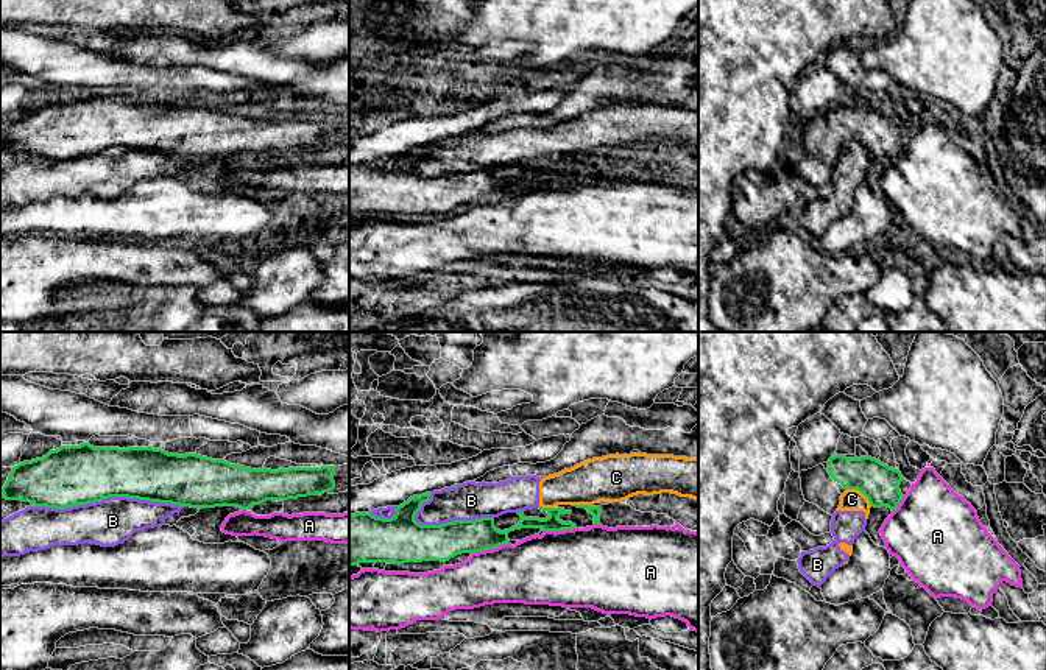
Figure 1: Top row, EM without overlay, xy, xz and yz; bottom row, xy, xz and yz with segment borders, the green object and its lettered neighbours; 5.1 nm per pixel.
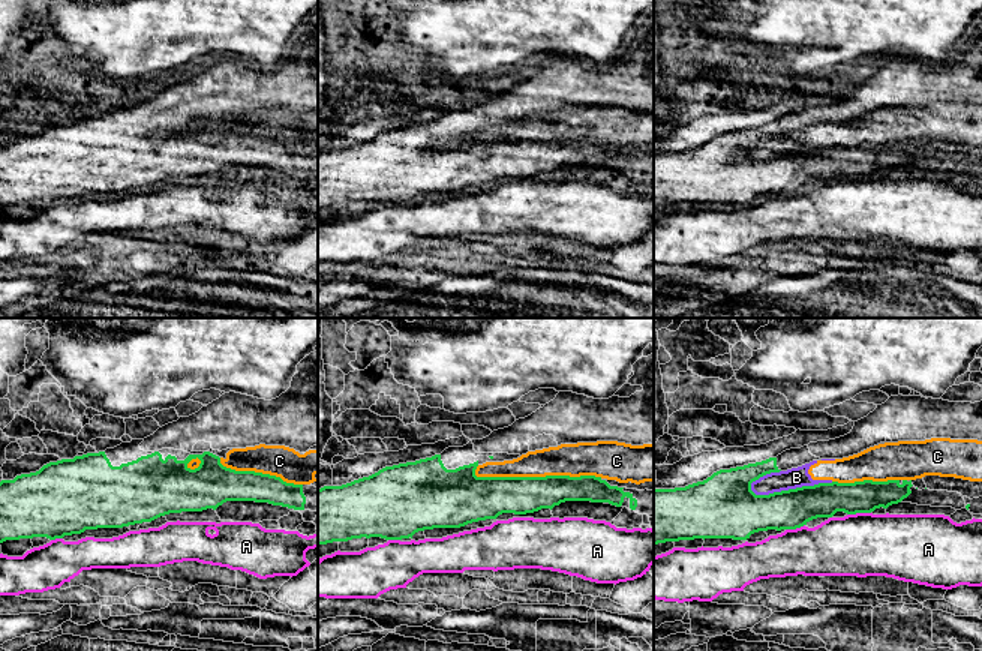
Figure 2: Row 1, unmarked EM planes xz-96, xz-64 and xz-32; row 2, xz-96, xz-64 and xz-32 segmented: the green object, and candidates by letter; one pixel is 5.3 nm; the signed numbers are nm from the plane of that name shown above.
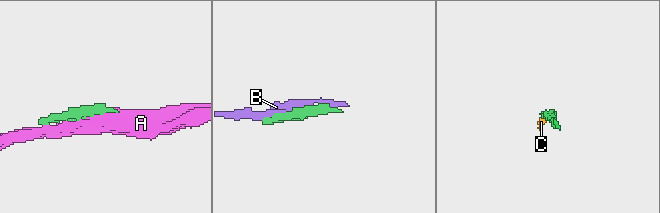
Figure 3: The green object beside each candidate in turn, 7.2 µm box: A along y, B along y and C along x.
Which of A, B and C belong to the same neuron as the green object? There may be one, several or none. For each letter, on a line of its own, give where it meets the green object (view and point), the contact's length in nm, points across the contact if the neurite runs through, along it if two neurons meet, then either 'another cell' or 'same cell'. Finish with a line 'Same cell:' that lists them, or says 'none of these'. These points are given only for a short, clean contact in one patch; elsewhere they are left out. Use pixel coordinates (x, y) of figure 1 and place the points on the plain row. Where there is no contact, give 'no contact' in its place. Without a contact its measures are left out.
A: xz (490, 200) | 220 nm | another cell
B: xy (108, 148) | 750 nm | another cell
C: yz (861, 142) | 160 nm | another cell
Same cell: none of these

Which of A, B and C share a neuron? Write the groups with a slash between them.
A / B C

